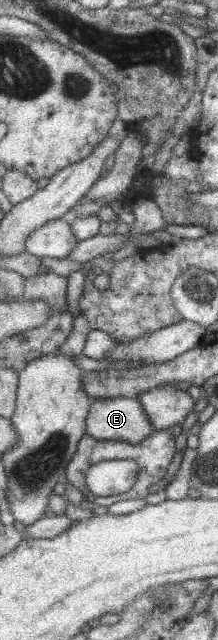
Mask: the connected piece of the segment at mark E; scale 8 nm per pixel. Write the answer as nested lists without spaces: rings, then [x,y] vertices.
[[[137,397],[91,399],[84,428],[91,438],[137,444],[153,431]]]

